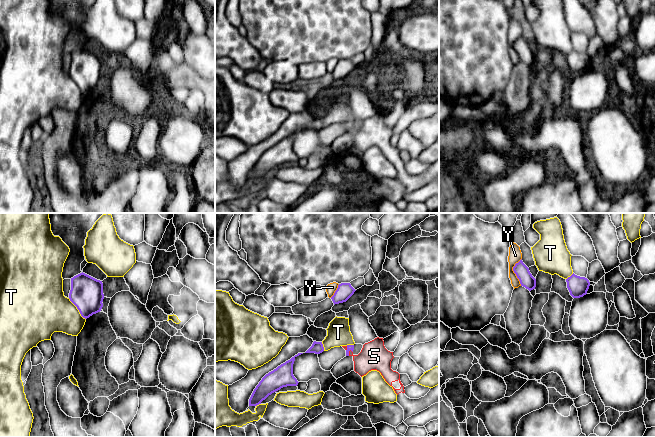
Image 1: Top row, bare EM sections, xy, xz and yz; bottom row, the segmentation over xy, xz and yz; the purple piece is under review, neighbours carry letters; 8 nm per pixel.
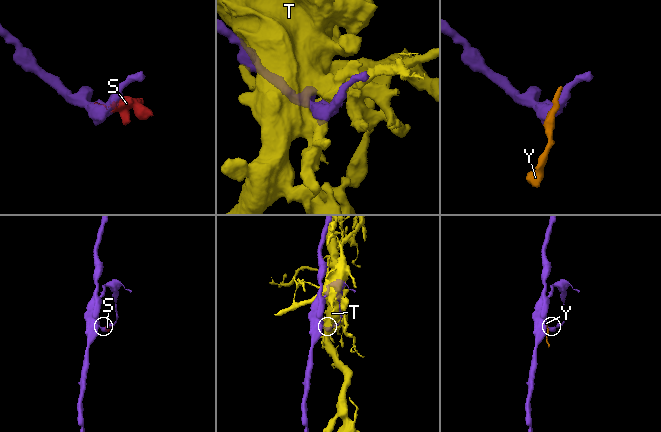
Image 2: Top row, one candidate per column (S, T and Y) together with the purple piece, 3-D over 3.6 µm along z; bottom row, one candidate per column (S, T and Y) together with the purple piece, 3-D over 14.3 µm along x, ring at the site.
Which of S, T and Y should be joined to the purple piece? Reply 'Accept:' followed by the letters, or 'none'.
Accept: S

